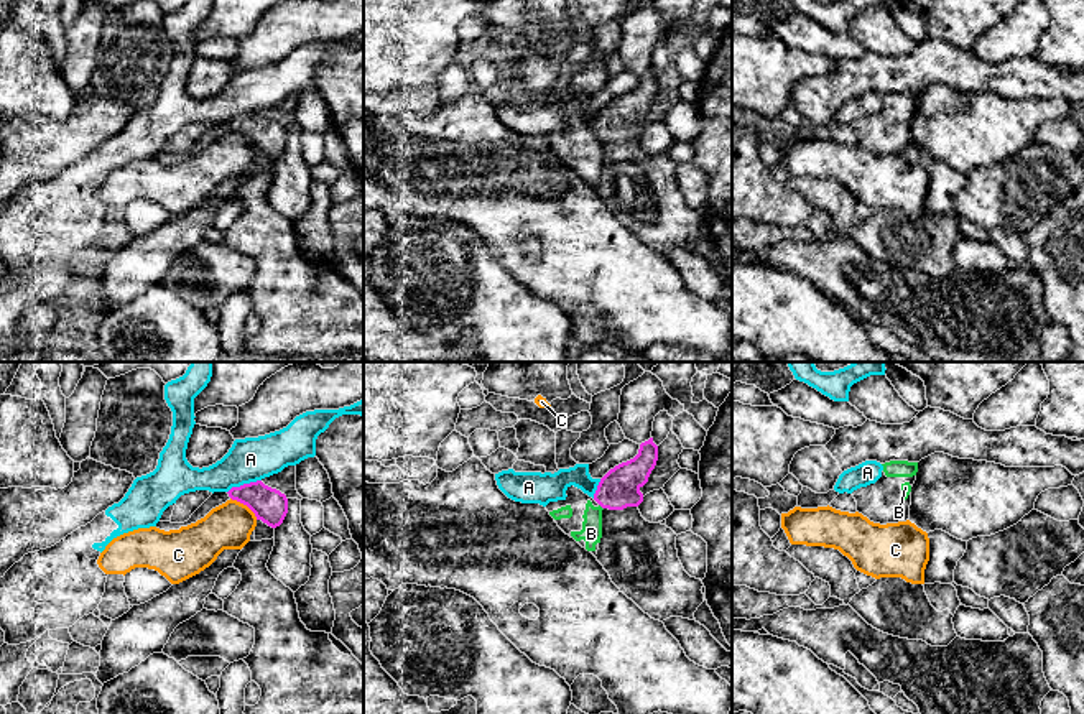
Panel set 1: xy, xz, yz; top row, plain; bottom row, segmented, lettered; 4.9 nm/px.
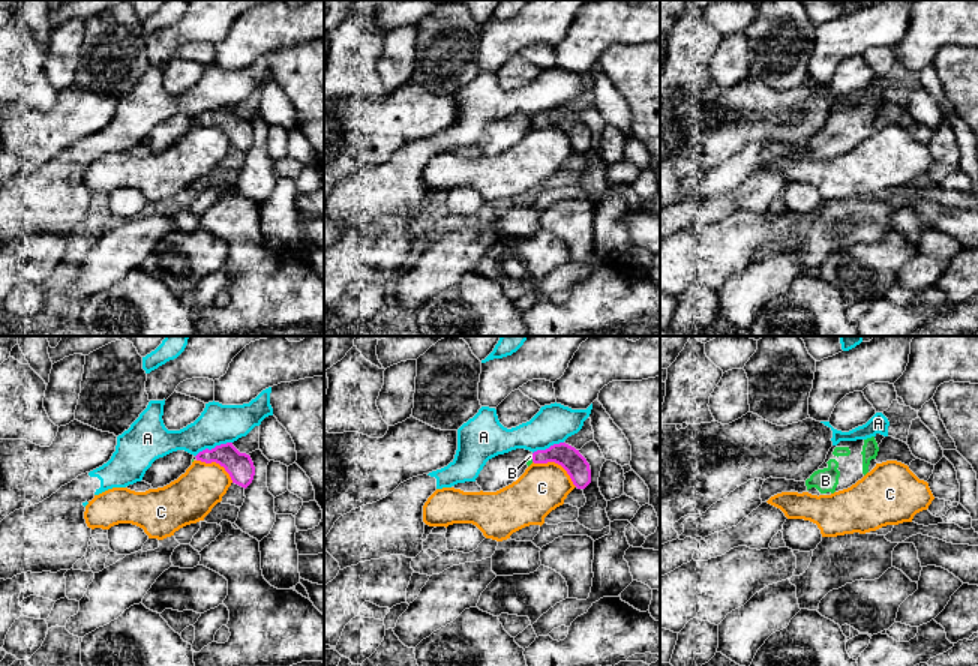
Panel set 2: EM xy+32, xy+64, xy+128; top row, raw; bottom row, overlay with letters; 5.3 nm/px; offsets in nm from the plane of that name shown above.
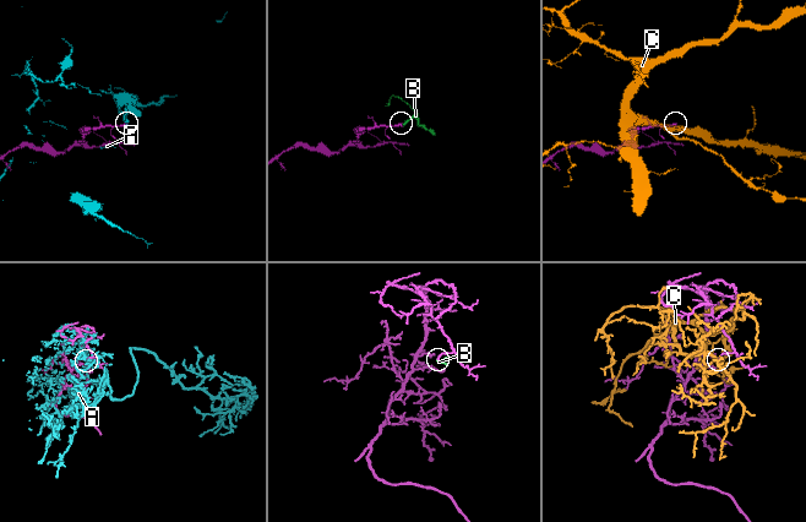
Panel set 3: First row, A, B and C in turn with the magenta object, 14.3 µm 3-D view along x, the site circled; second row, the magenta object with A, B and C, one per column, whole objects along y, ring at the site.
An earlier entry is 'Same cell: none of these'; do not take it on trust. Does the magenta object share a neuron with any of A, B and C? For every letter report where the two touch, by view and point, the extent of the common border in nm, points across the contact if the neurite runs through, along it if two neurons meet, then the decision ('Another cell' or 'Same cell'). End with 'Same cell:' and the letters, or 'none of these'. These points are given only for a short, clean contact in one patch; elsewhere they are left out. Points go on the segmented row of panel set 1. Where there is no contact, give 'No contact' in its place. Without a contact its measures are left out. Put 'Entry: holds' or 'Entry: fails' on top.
Entry: holds
A: Touches magenta at xy (244, 484). Shared border 180 nm. Boundary: xy (260, 479), (244, 482), (227, 492). Another cell
B: Touches magenta at xz (601, 505). Shared border 40 nm. Boundary: xz (599, 504), (602, 509). Another cell
C: Touches magenta at xy (245, 504). Shared border 170 nm. Boundary: xy (231, 497), (242, 502), (257, 519). Another cell
Same cell: none of these

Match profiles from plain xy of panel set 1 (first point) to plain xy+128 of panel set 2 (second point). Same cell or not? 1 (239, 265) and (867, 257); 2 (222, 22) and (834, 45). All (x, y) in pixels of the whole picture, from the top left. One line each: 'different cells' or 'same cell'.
1: same cell
2: same cell

